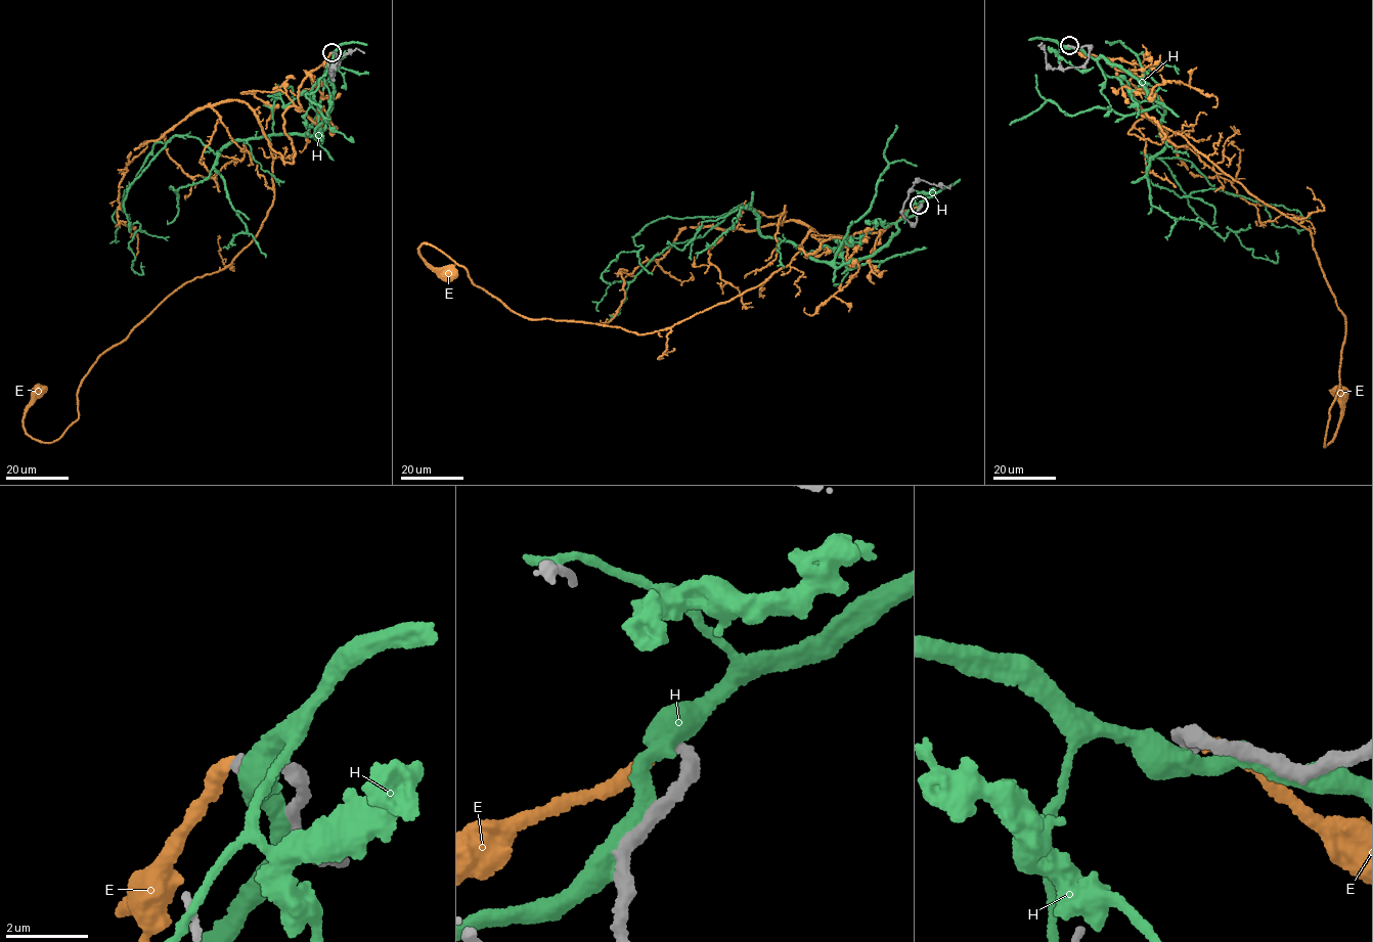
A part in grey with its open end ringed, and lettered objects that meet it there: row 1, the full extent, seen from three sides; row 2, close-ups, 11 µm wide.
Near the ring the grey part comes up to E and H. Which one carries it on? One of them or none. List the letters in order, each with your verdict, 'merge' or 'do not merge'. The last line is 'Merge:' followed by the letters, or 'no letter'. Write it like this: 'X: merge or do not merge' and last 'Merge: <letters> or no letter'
E: merge
H: do not merge
Merge: E

